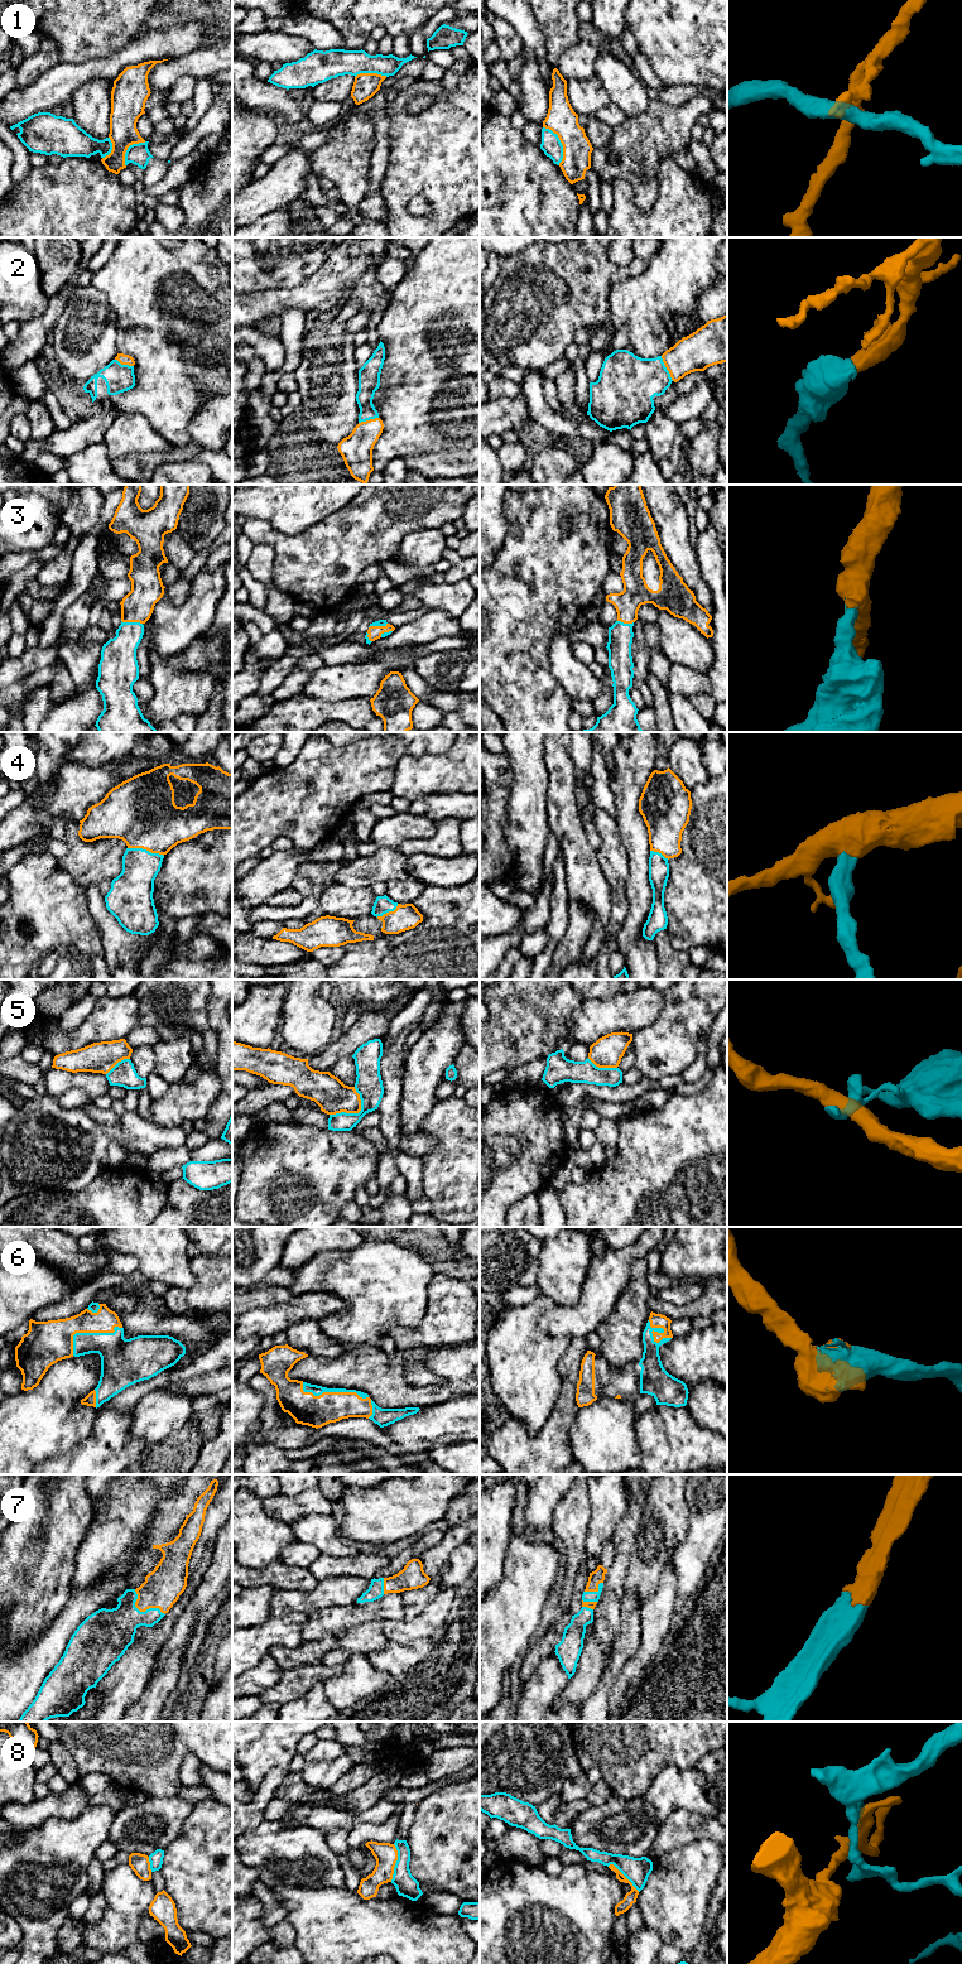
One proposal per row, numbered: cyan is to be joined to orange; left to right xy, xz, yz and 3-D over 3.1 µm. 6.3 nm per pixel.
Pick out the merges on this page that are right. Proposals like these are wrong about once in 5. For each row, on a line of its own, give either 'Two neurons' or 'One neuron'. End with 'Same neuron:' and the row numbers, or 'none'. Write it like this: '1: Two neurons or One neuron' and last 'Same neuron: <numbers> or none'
1: Two neurons
2: One neuron
3: One neuron
4: One neuron
5: Two neurons
6: One neuron
7: One neuron
8: Two neurons
Same neuron: 2, 3, 4, 6, 7

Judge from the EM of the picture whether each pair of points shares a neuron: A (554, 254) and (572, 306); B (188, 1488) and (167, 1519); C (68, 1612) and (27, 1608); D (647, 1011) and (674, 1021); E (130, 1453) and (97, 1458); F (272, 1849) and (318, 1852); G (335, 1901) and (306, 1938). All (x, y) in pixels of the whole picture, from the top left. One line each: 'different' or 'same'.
A: same
B: same
C: different
D: different
E: same
F: same
G: same

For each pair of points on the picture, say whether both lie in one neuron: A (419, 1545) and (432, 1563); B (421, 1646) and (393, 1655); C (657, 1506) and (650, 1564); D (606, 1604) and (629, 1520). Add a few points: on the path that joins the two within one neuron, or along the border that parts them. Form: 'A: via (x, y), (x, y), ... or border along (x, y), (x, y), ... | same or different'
A: border along (428, 1548), (418, 1558) | different
B: via (414, 1652), (412, 1655), (399, 1655) | same
C: via (657, 1520), (657, 1541), (653, 1550) | same
D: via (614, 1583), (621, 1561), (623, 1541) | same

